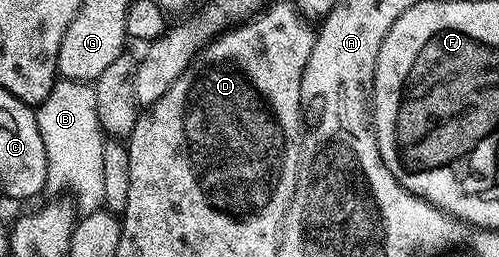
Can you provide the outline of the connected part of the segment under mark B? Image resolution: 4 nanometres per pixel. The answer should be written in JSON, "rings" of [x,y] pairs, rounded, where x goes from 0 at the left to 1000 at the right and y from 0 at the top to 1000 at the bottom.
{"rings":[[[140,304],[118,311],[72,416],[70,440],[86,529],[86,576],[94,576],[90,739],[106,763],[136,759],[162,833],[204,813],[210,798],[206,560],[212,525],[198,482],[188,339],[176,319],[146,319]]]}

